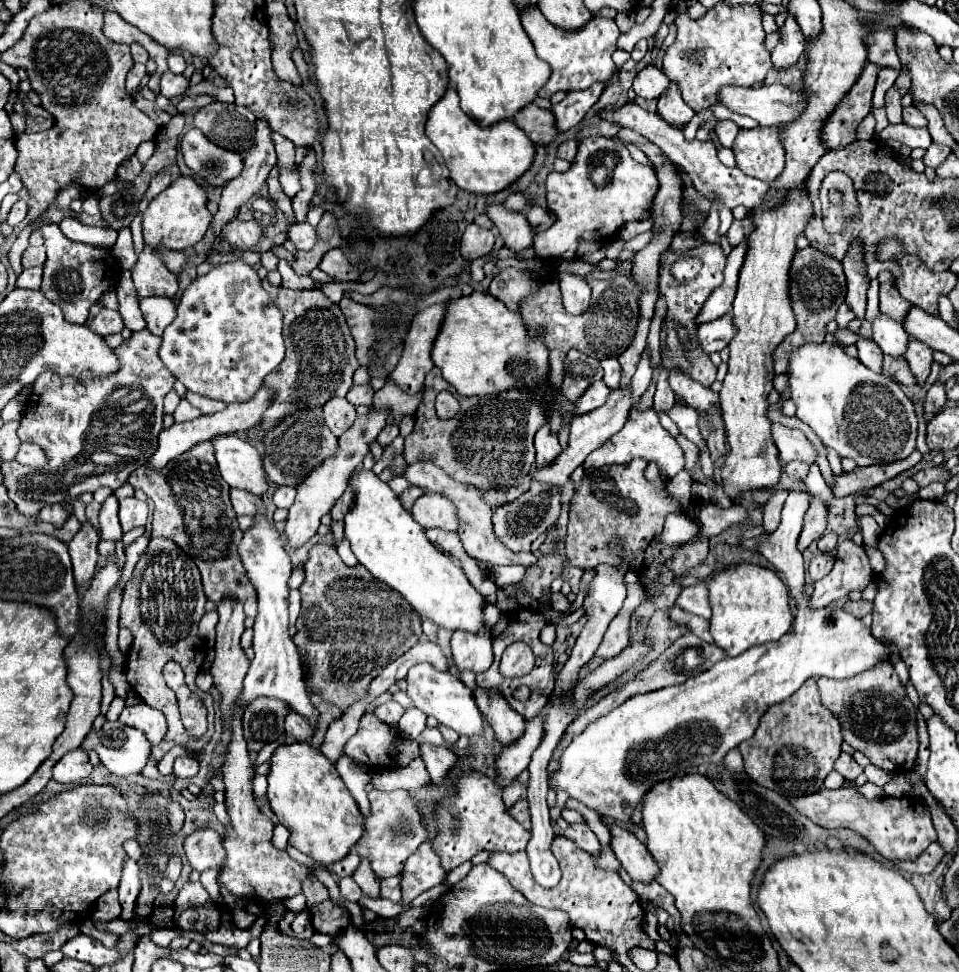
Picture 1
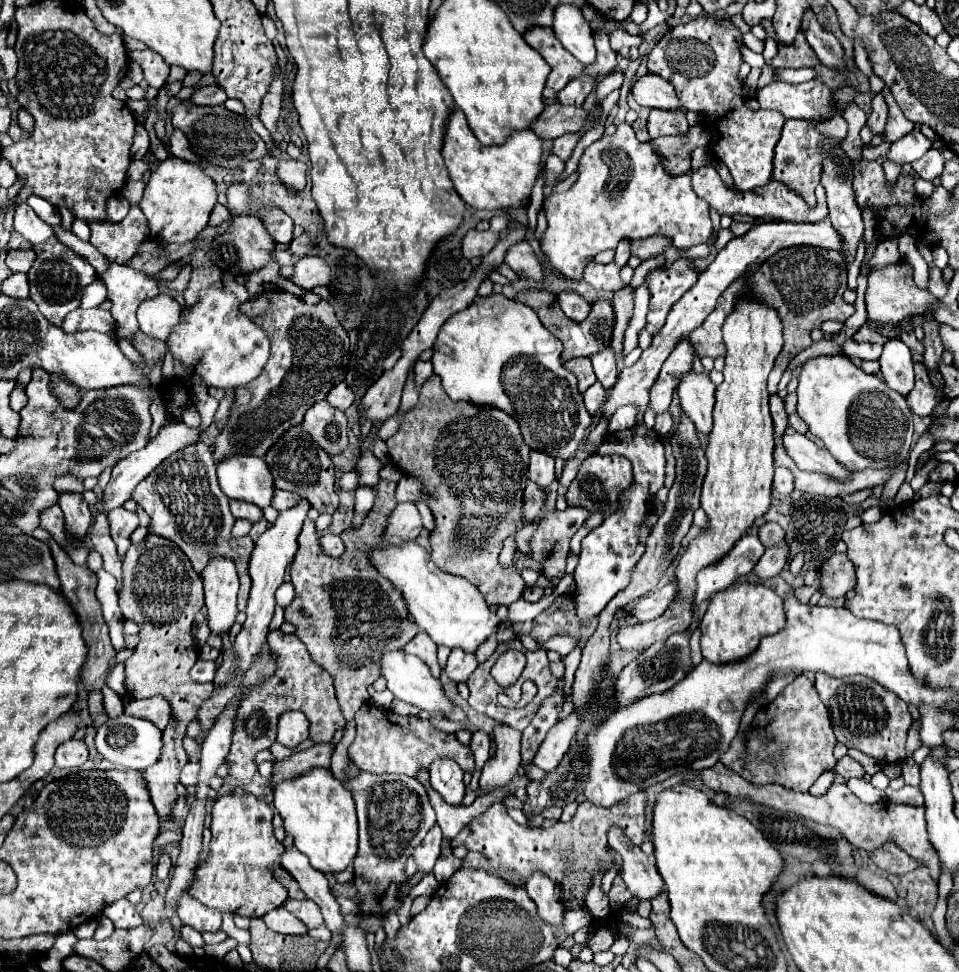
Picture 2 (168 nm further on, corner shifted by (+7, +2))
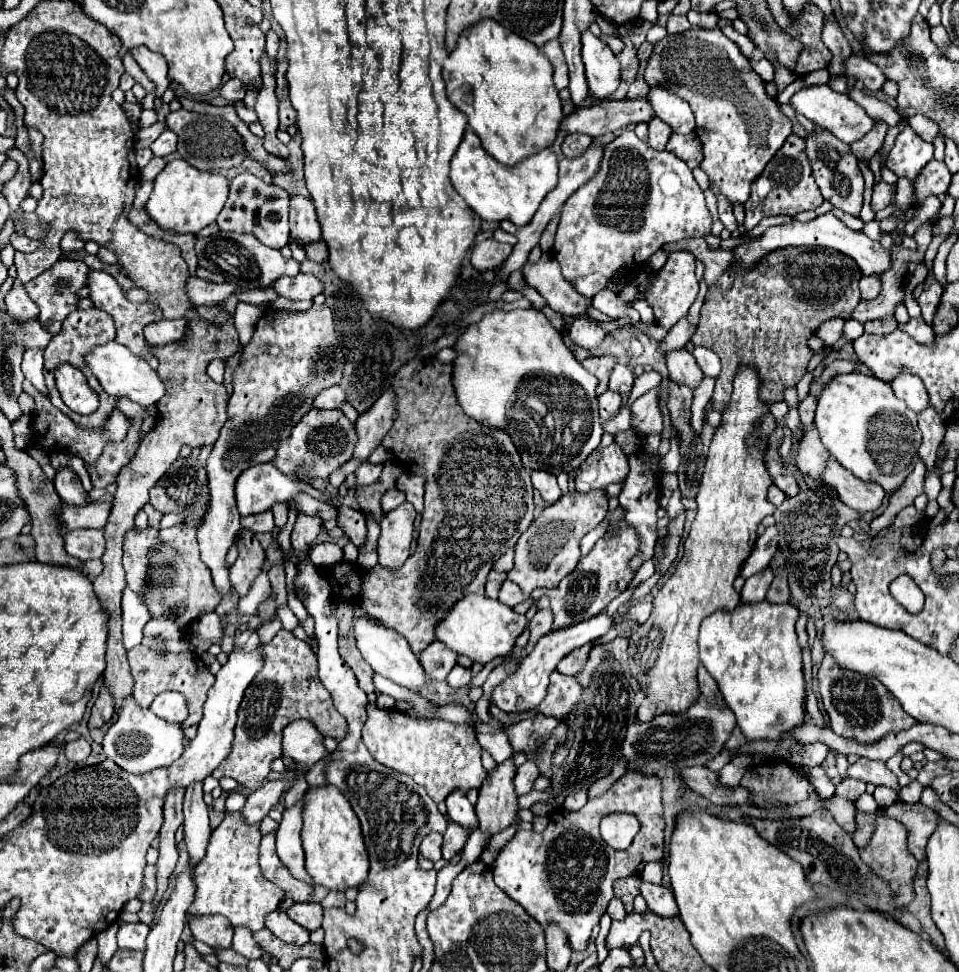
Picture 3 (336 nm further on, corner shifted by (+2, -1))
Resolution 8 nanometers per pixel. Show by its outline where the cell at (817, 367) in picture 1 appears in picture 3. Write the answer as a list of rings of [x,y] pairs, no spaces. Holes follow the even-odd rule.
[[[900,371],[890,385],[864,373],[834,375],[818,397],[814,425],[824,447],[862,481],[874,481],[890,495],[912,473],[922,441],[916,413],[928,407],[924,383],[910,371]],[[894,391],[894,393],[892,393]],[[900,397],[900,399],[898,399]],[[906,401],[906,403],[904,403]],[[908,407],[910,409],[908,409]]]

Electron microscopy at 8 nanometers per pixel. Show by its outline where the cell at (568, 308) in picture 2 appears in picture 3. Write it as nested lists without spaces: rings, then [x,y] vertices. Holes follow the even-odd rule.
[[[576,315],[570,325],[572,341],[584,349],[598,347],[602,343],[604,335],[606,335],[606,331],[602,327],[598,327],[598,323],[594,319],[590,319],[588,315]]]

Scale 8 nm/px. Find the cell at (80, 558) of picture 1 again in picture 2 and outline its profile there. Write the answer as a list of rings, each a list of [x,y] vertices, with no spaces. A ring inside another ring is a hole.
[[[63,492],[59,494],[57,504],[61,506],[67,522],[67,532],[71,538],[83,538],[91,526],[91,512],[81,494]]]

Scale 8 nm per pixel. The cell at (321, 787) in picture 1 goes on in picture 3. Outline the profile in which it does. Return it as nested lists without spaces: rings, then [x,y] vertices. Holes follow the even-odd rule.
[[[334,785],[310,787],[304,793],[302,805],[302,847],[306,853],[306,871],[314,883],[326,885],[328,889],[344,891],[346,887],[358,887],[368,875],[368,855],[362,841],[360,821],[344,799],[344,793]]]

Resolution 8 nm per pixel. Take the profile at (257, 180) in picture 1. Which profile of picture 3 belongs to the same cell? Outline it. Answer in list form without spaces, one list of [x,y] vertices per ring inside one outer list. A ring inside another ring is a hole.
[[[232,293],[232,295],[228,295],[226,301],[220,303],[220,307],[224,307],[228,311],[228,321],[224,325],[214,325],[200,317],[192,325],[192,329],[188,322],[188,339],[182,347],[172,343],[172,345],[164,345],[164,347],[156,349],[156,357],[160,361],[158,375],[166,385],[166,395],[164,395],[164,399],[160,399],[156,403],[156,409],[158,409],[156,427],[144,437],[136,457],[126,467],[122,467],[122,471],[116,479],[118,491],[114,493],[112,515],[108,517],[108,523],[104,527],[104,537],[106,537],[106,551],[102,555],[104,571],[94,579],[94,591],[100,599],[100,605],[110,615],[108,617],[108,649],[106,649],[104,679],[112,691],[112,697],[116,699],[116,713],[120,711],[122,699],[132,693],[132,675],[130,675],[130,667],[128,667],[128,659],[126,659],[126,649],[122,645],[122,619],[120,619],[120,599],[122,599],[122,591],[126,587],[124,569],[122,569],[122,541],[124,541],[122,537],[128,529],[134,527],[134,515],[148,503],[150,487],[168,471],[168,467],[178,457],[180,447],[182,445],[204,447],[208,443],[214,443],[218,439],[222,425],[226,423],[226,401],[228,401],[226,389],[224,389],[224,385],[214,383],[206,375],[206,365],[212,359],[222,357],[220,341],[230,329],[234,329],[236,305],[238,305],[238,299]]]

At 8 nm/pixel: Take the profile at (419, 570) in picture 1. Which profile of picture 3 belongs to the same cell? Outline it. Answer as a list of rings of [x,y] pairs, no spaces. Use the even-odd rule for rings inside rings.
[[[468,593],[460,601],[456,601],[442,621],[436,623],[434,635],[442,641],[448,649],[456,651],[458,655],[470,657],[474,663],[490,663],[496,655],[510,655],[516,637],[526,629],[528,619],[524,615],[514,613],[508,605],[488,599],[484,595]]]

